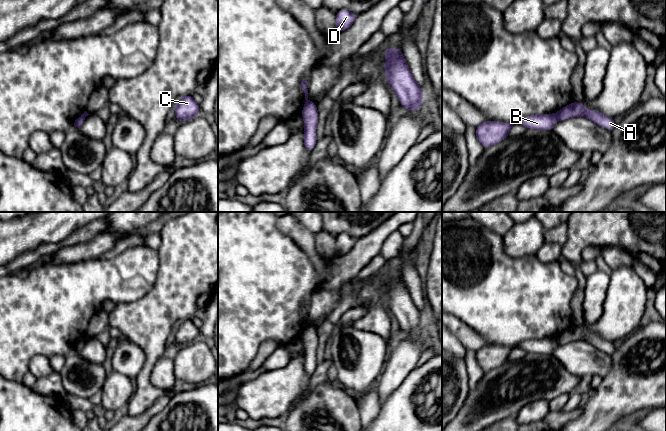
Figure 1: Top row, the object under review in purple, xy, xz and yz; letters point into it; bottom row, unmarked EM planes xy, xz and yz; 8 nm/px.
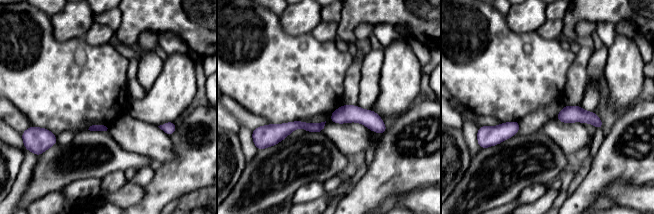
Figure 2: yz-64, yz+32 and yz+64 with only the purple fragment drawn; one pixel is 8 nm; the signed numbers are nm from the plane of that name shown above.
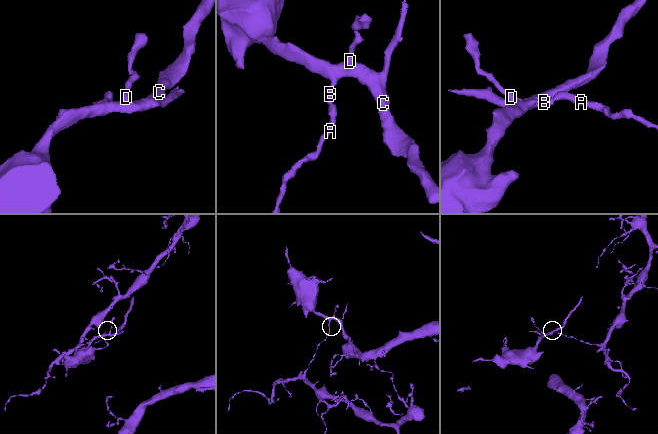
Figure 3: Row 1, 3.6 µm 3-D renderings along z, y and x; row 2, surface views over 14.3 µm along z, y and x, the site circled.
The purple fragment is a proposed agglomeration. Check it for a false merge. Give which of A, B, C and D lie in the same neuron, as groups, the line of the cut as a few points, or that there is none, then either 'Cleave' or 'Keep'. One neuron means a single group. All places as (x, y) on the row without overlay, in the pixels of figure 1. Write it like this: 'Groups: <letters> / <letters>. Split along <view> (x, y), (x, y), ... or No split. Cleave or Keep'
Groups: A / B C D. Split along yz (554, 338), (558, 343). Cleave

